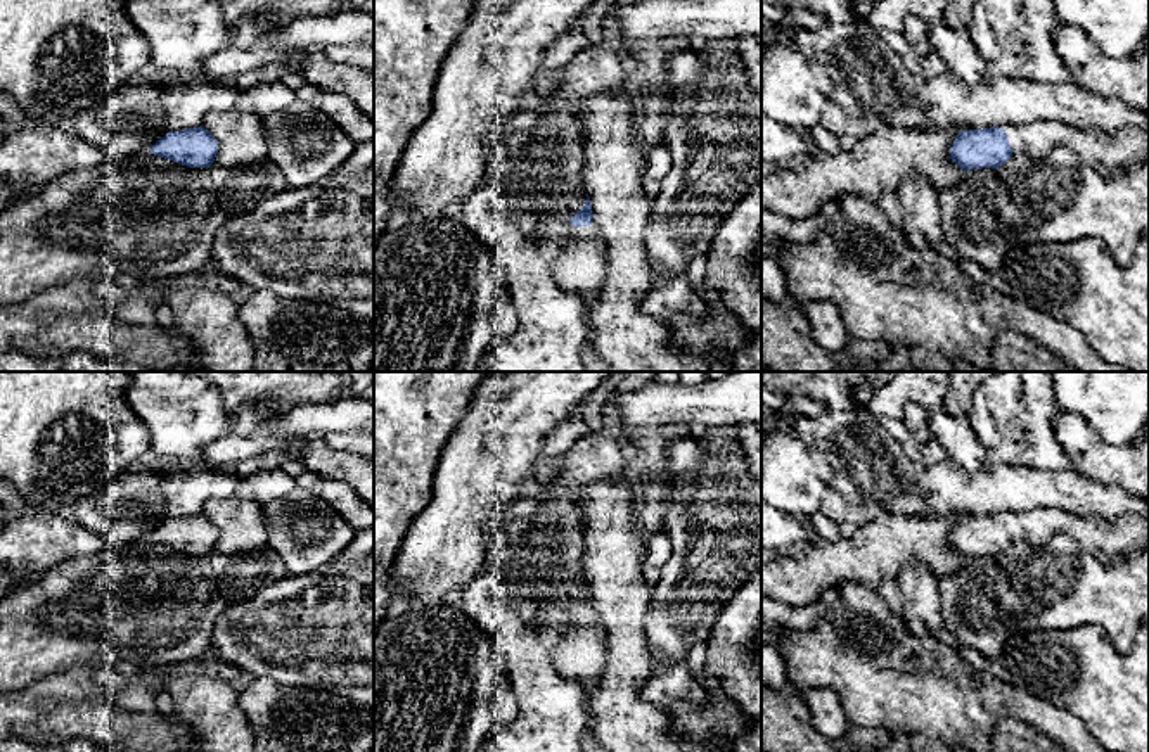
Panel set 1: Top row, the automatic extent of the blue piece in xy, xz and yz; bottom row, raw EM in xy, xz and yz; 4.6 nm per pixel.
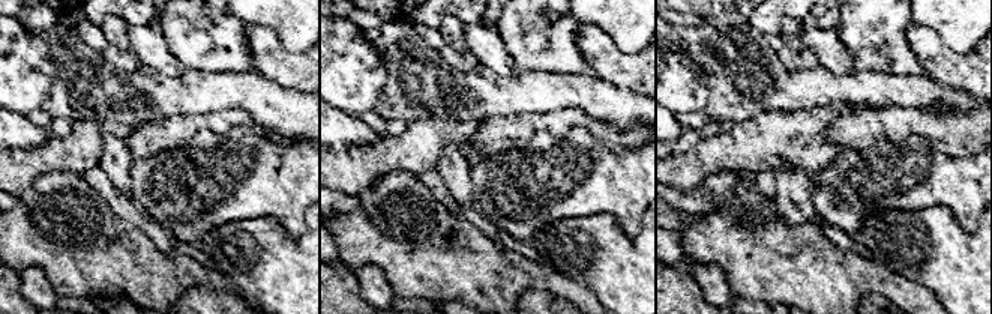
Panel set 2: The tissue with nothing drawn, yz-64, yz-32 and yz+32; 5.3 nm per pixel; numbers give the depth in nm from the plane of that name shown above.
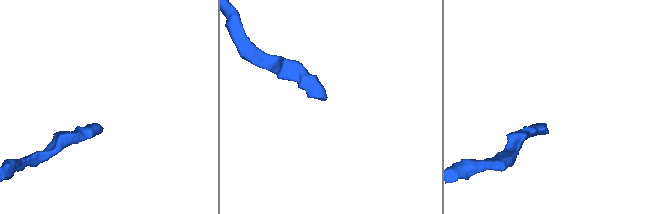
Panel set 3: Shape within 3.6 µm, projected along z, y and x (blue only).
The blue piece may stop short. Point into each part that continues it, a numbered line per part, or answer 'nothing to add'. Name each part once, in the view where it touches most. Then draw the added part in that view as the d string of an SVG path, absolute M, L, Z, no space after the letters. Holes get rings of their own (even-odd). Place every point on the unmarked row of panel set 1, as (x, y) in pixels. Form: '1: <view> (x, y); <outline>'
1: yz (1129, 535); M1052 507L997 513L1005 517L1012 541L1040 546L1061 532L1101 562L1127 560L1149 546L1149 520L1139 513L1123 515L1113 524L1095 517L1083 519Z

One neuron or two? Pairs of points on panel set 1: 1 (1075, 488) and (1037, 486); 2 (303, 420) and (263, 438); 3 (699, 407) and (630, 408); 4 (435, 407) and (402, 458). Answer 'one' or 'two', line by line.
1: one
2: one
3: one
4: one

